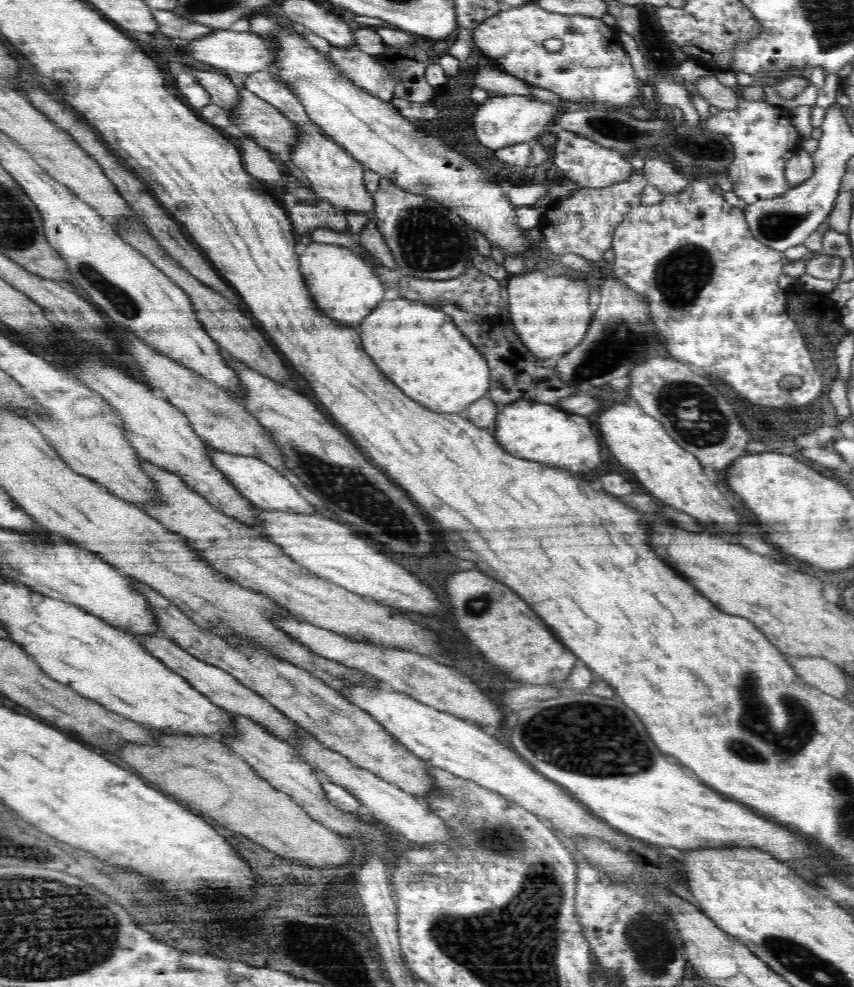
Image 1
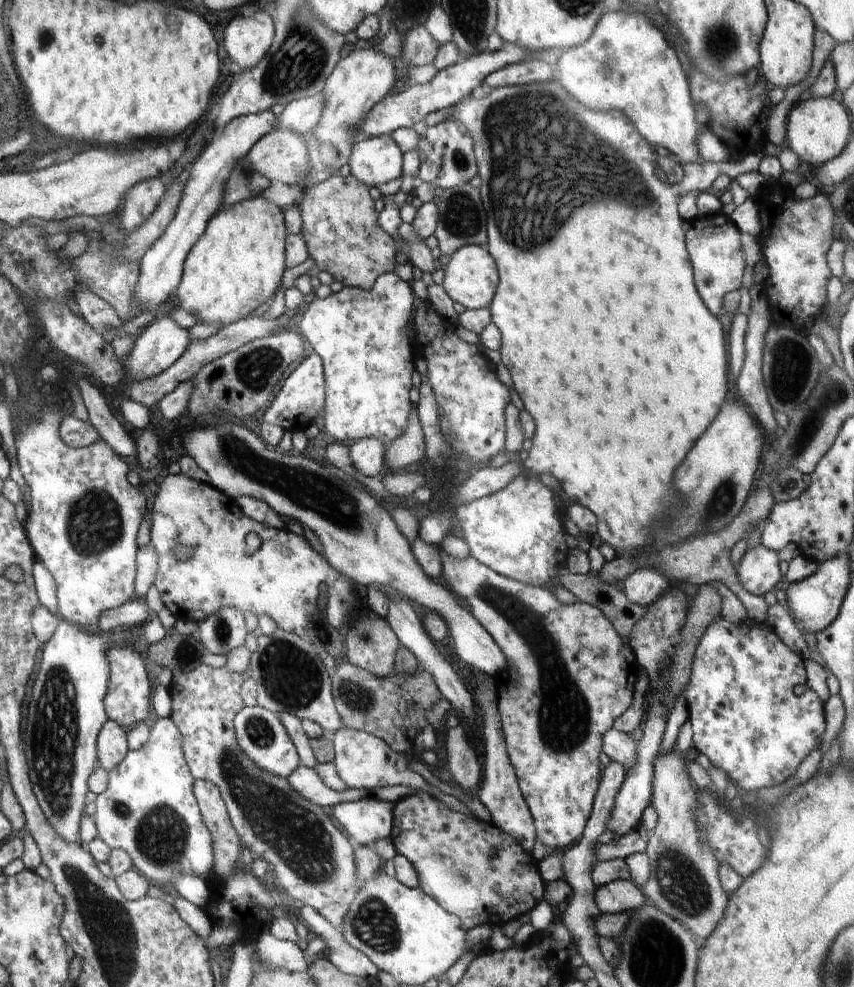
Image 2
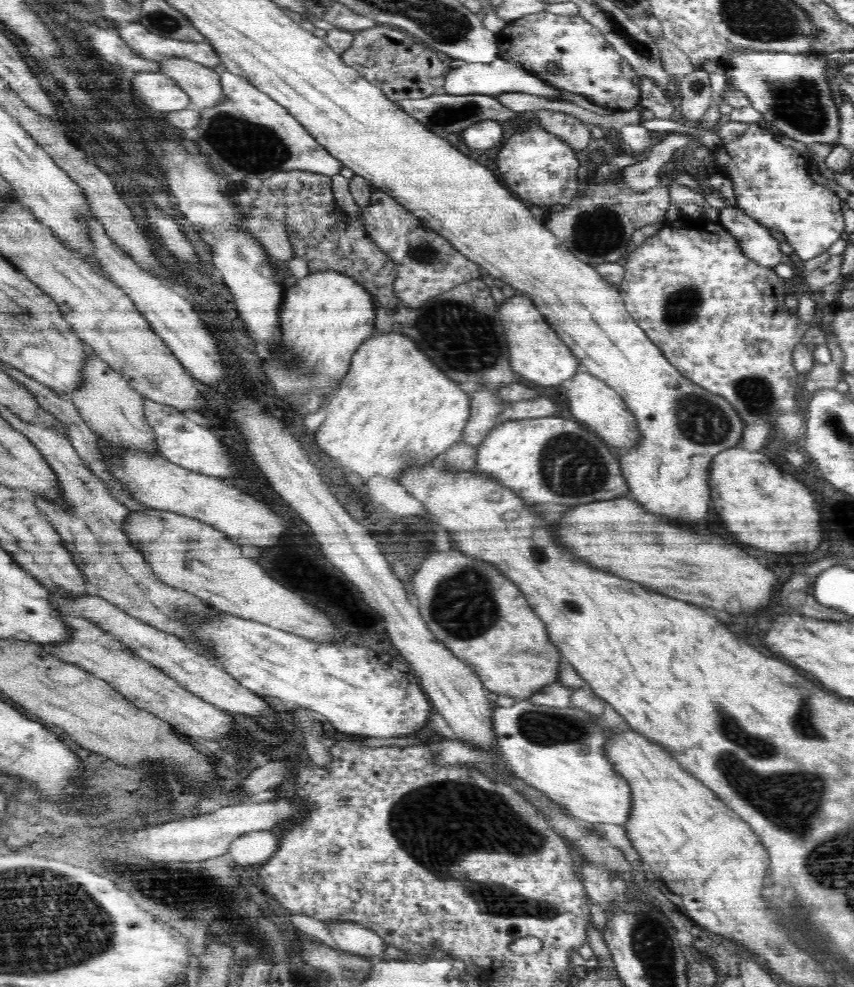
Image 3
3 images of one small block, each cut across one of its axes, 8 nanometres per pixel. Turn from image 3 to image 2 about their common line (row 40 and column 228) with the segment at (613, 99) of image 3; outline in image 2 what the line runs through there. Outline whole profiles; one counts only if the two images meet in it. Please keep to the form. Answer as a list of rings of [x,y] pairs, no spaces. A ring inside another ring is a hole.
[[[181,472],[176,475],[172,473],[166,475],[159,488],[159,495],[155,496],[152,506],[152,523],[149,523],[150,545],[157,554],[153,583],[160,592],[164,606],[177,619],[183,618],[199,623],[218,609],[234,607],[240,609],[243,614],[251,612],[257,617],[264,614],[276,622],[278,629],[294,633],[298,637],[308,636],[308,630],[322,624],[326,628],[330,626],[338,630],[340,626],[332,626],[332,622],[328,622],[328,618],[332,618],[330,614],[338,618],[338,624],[348,620],[348,612],[356,604],[352,584],[334,572],[326,564],[322,554],[318,554],[302,536],[278,530],[276,527],[265,528],[263,524],[248,518],[235,498],[220,492],[209,482],[195,481]],[[248,534],[260,536],[261,544],[257,550],[250,550],[246,545]],[[179,544],[194,548],[195,554],[190,561],[180,562],[170,554],[170,549]],[[296,602],[300,602],[300,606],[308,606],[308,610],[320,610],[320,602],[324,602],[328,618],[320,622],[316,614],[312,614],[312,618],[304,614],[304,634],[296,634]]]

